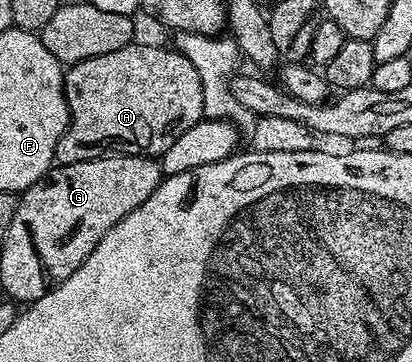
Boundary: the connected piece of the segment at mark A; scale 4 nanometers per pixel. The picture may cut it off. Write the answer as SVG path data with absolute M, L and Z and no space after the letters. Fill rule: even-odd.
M135 42L124 46L124 50L112 50L112 54L96 54L96 58L84 58L84 62L76 62L65 69L64 79L66 82L66 101L70 107L70 124L66 133L60 138L56 146L55 161L58 164L75 164L92 158L100 158L107 154L120 156L152 156L158 158L164 153L176 138L180 137L189 127L196 126L203 119L203 91L201 89L200 75L197 74L199 65L193 63L182 52L174 48L161 48L158 44L141 44Z

